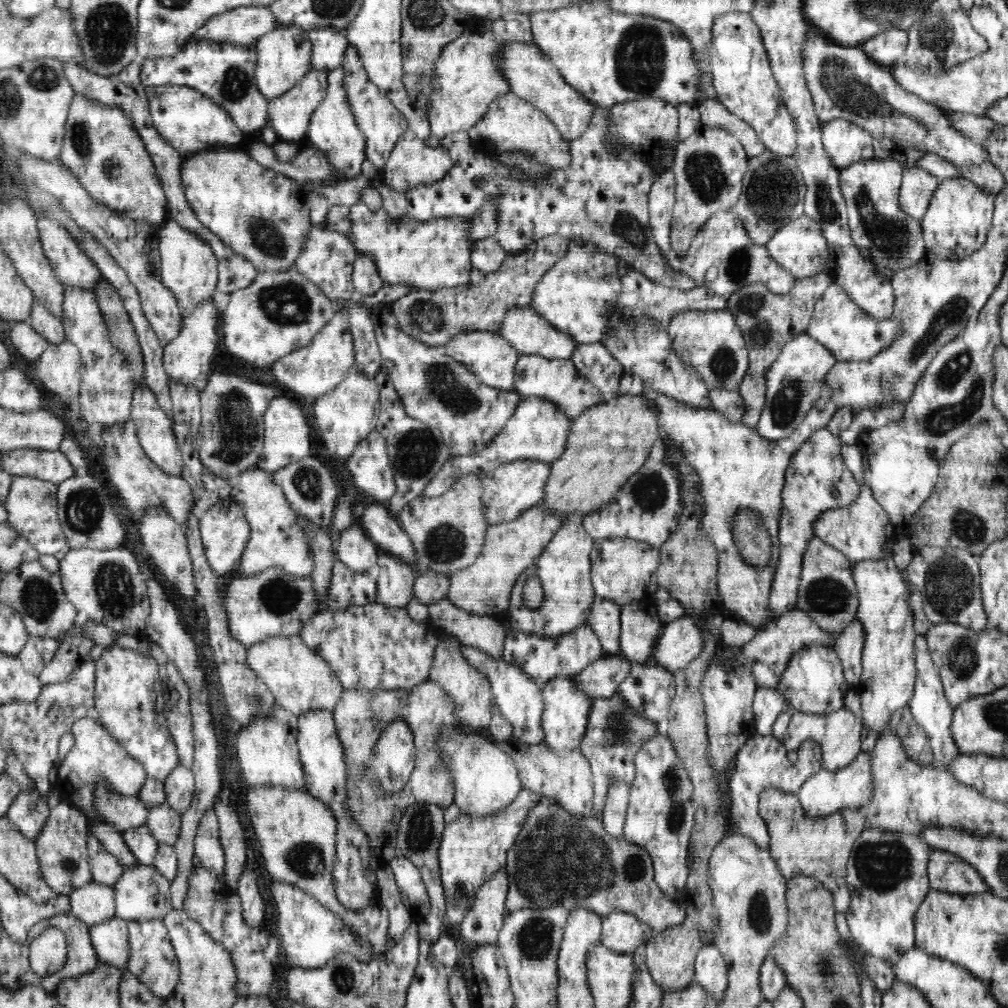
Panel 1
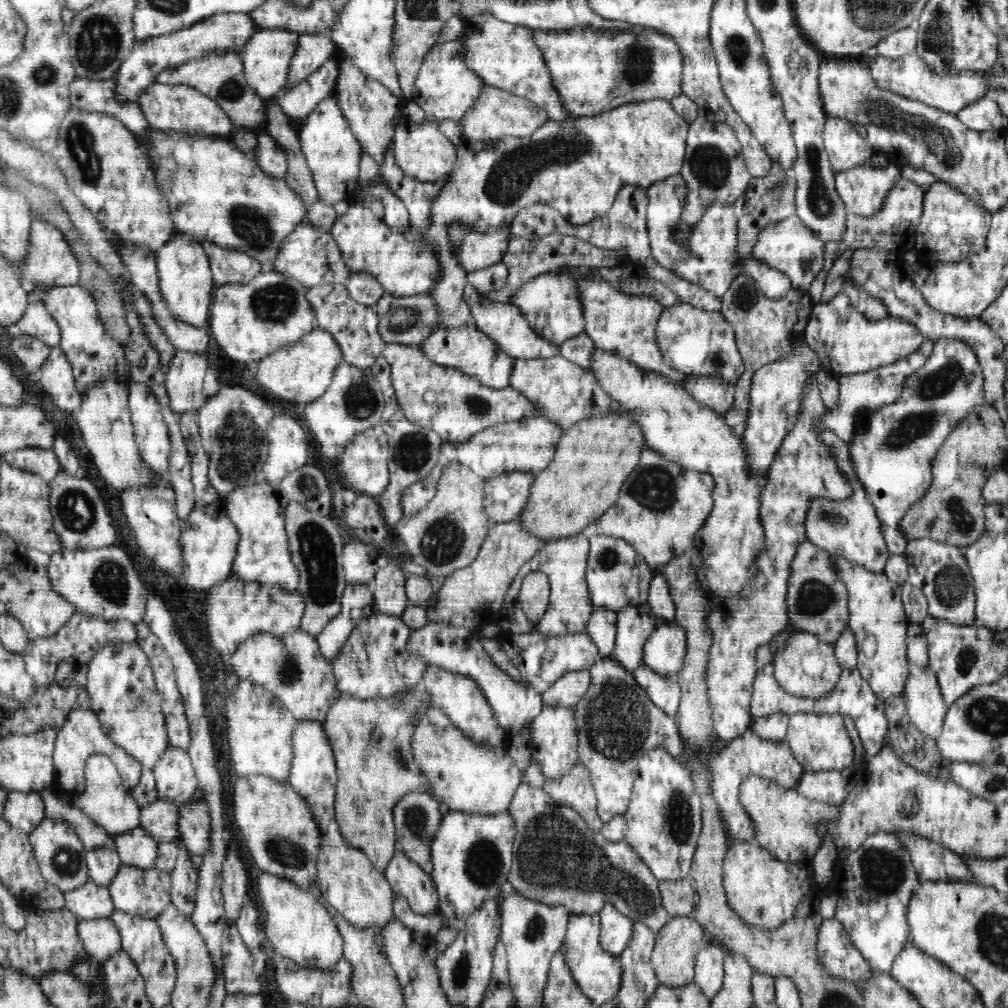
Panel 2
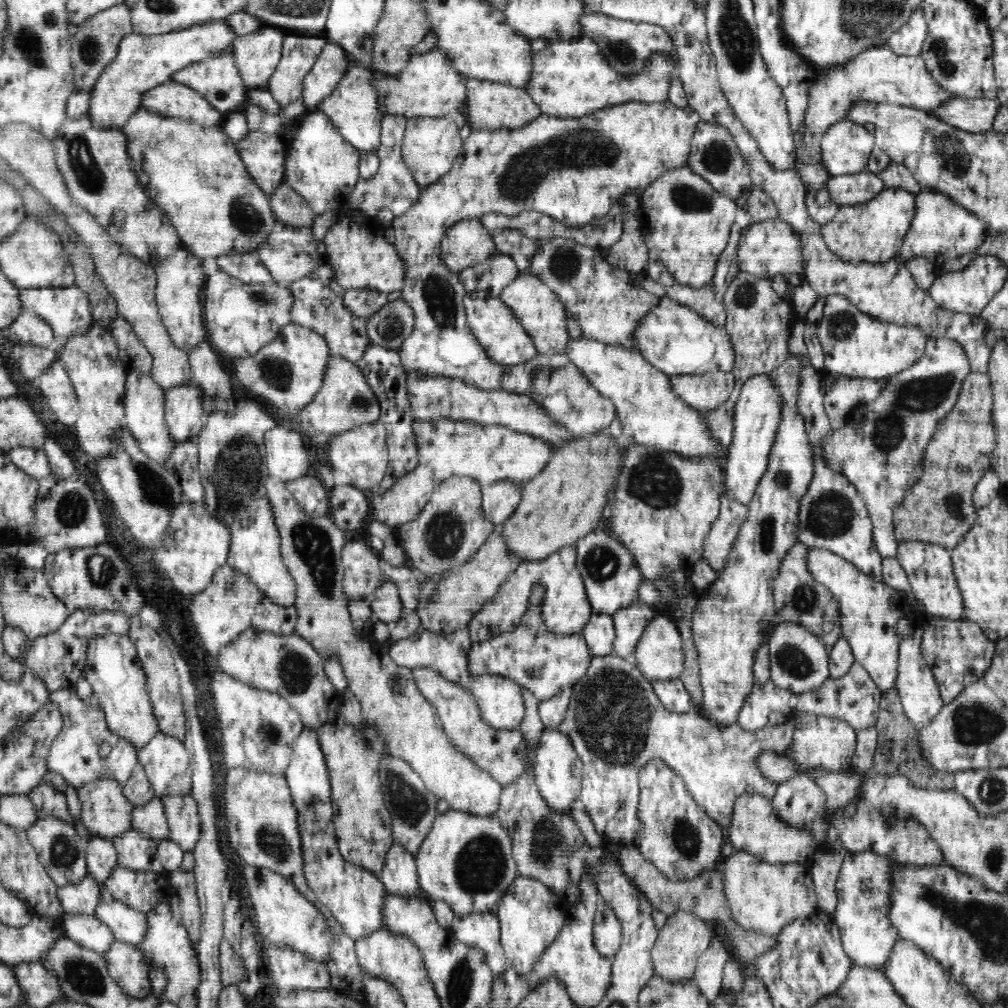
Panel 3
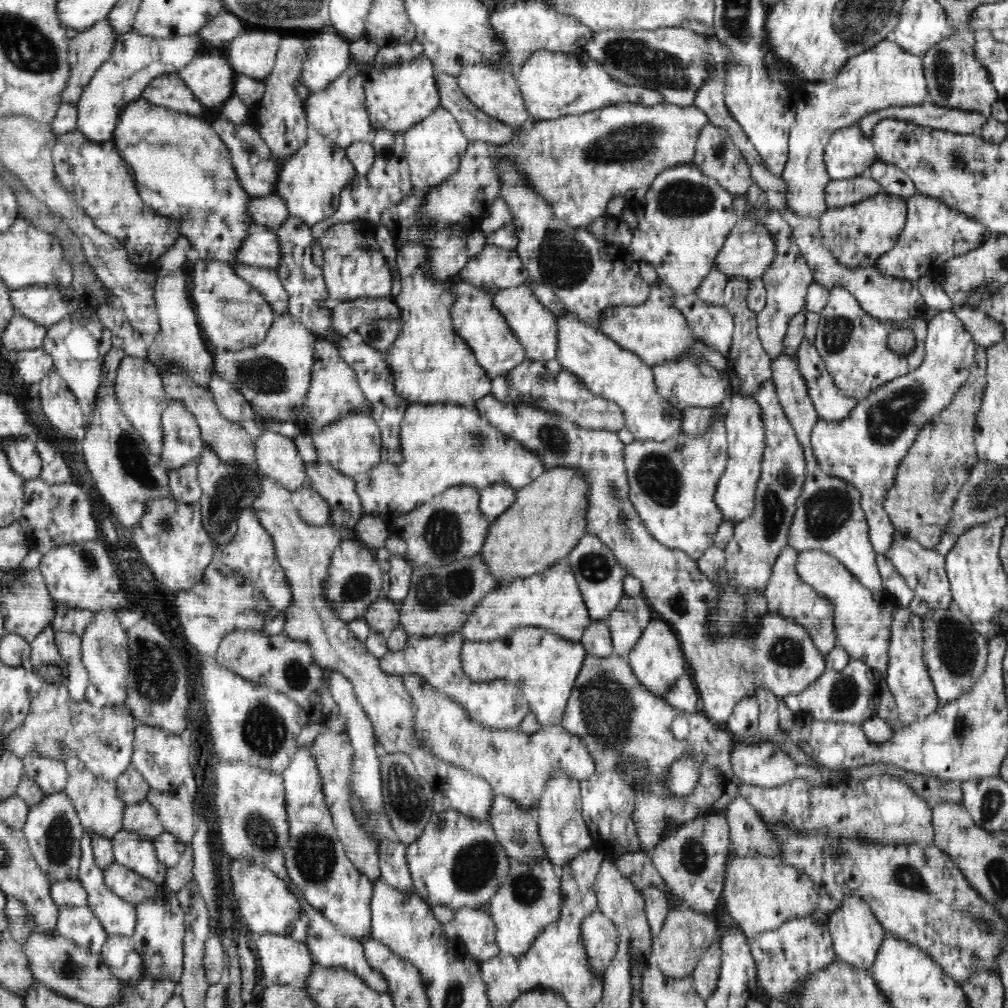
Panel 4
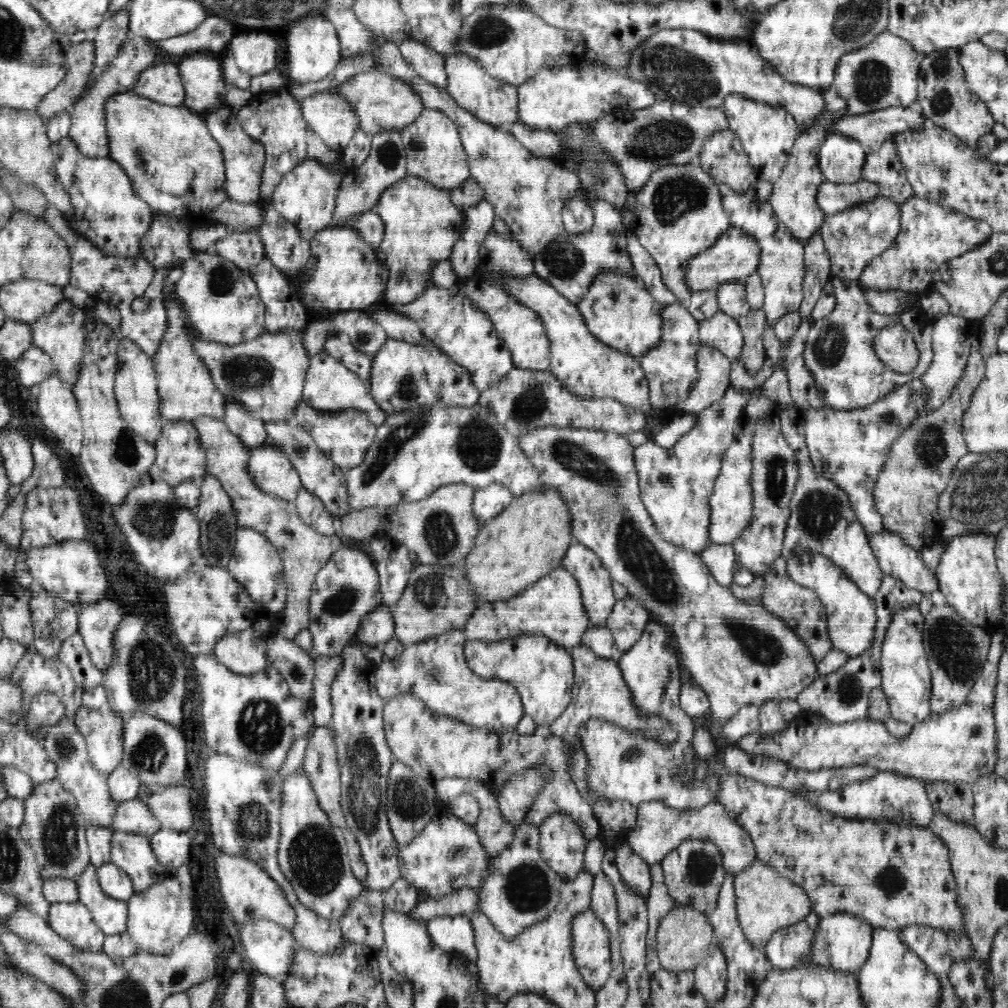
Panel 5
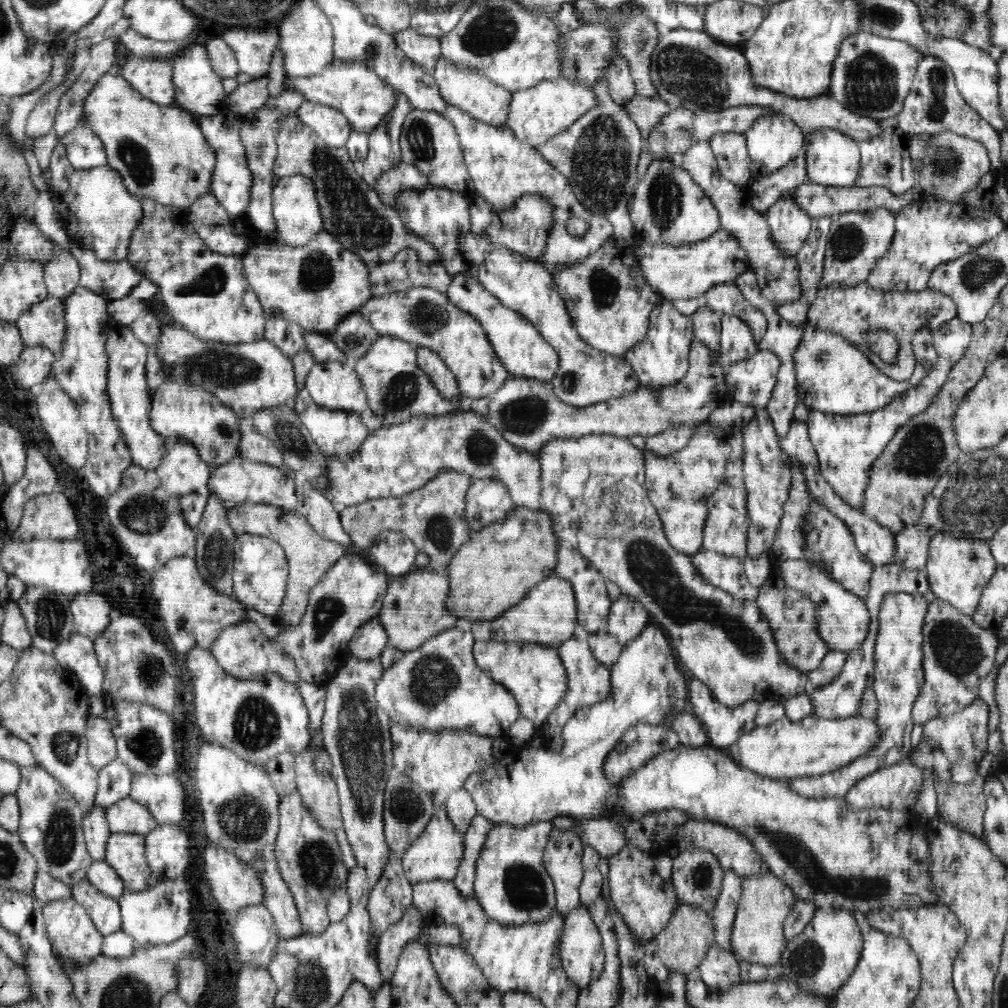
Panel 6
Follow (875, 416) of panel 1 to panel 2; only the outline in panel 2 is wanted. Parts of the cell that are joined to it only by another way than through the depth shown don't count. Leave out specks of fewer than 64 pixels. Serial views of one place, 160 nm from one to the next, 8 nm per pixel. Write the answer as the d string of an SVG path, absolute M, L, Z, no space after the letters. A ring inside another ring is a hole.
M925 339L916 352L908 354L902 360L896 360L892 364L868 372L839 376L839 400L834 408L825 412L824 424L836 437L849 443L855 433L856 422L859 422L860 418L868 416L868 413L877 411L887 404L894 404L902 396L904 381L926 364L933 351L933 343L930 339Z

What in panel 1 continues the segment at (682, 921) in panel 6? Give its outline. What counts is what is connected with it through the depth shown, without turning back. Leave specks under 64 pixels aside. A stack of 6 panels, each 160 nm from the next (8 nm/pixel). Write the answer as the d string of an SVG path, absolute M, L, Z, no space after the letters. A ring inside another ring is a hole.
M687 924L674 926L654 937L645 946L646 967L654 983L661 987L664 993L678 992L694 983L696 956L703 946L698 930Z

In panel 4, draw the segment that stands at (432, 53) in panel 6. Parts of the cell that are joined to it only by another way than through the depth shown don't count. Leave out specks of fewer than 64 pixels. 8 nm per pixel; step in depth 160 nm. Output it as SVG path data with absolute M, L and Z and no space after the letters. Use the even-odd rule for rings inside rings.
M442 71L435 73L441 106L455 117L467 139L485 140L492 144L510 142L516 130L514 127L481 112L458 86L457 77Z

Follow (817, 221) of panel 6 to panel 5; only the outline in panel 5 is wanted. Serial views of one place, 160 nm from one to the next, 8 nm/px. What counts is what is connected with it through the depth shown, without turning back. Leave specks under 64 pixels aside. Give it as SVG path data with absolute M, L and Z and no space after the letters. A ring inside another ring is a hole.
M820 230L804 241L806 274L803 280L803 301L799 308L802 320L814 322L812 311L824 285L831 280L831 260L824 247Z

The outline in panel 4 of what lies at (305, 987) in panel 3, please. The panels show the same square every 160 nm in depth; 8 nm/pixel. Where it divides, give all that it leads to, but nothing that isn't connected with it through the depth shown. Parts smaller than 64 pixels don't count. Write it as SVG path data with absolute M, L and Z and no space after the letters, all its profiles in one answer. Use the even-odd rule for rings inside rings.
M272 933L259 935L255 941L258 960L262 966L262 976L269 985L306 985L310 972L314 970L312 966L315 964L305 944L295 942L288 936L277 936Z

